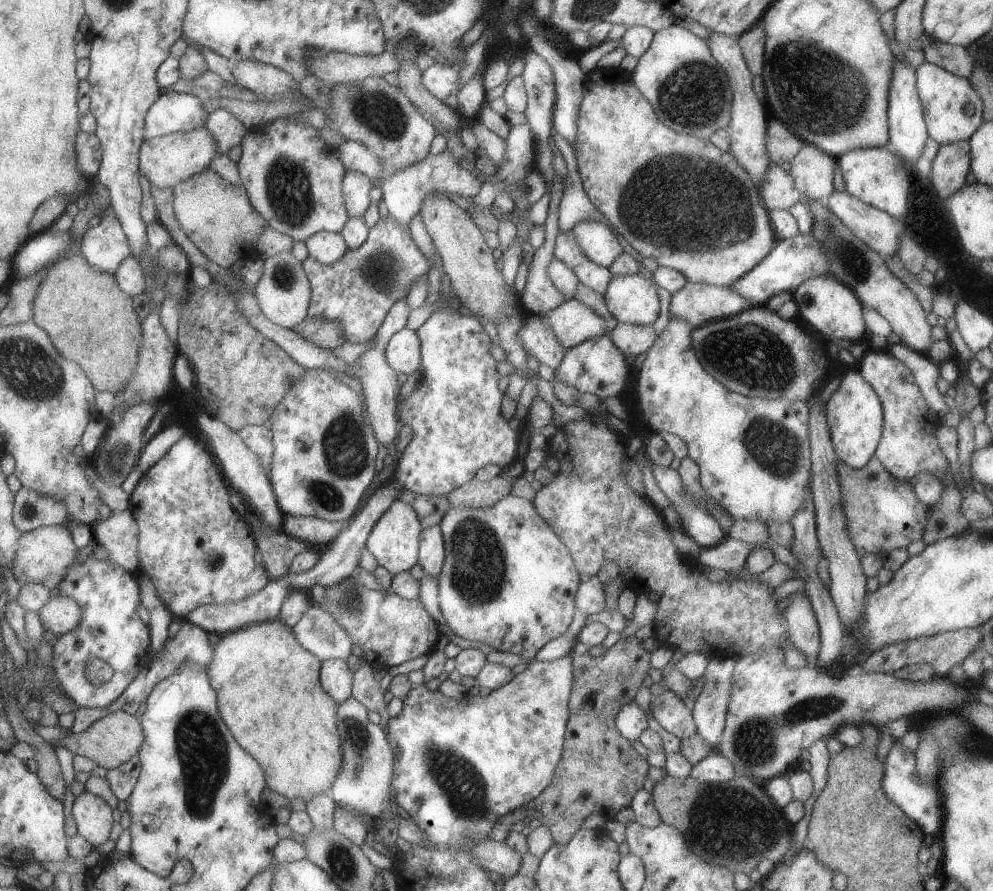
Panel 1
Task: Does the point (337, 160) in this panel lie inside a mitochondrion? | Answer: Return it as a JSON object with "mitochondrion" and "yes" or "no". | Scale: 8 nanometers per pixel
{"mitochondrion":"no"}

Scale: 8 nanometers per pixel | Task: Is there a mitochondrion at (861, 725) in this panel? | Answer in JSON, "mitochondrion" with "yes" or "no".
{"mitochondrion":"no"}

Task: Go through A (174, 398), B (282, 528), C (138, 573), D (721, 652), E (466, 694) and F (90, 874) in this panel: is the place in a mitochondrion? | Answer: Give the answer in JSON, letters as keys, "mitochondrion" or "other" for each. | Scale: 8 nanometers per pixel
{"A":"other","B":"other","C":"other","D":"other","E":"other","F":"other"}

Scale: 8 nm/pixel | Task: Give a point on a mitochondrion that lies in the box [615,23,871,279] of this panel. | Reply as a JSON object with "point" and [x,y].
{"point":[694,94]}

